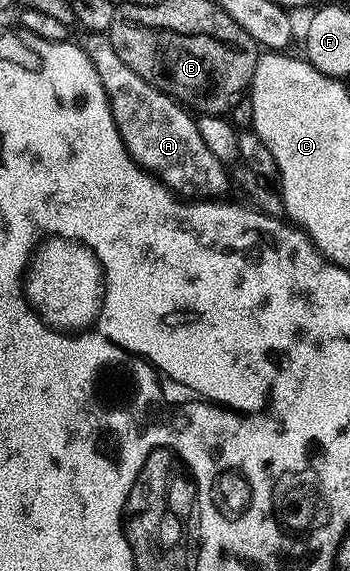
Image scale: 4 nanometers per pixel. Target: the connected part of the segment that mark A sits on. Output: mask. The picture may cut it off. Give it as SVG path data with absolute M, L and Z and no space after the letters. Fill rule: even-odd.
M89 33L87 39L89 42L84 42L83 48L86 53L88 53L91 63L95 67L95 71L99 71L99 81L103 83L103 87L107 91L107 99L109 100L109 106L111 107L111 113L115 119L115 125L119 131L119 135L123 139L123 143L127 147L127 151L132 155L132 157L137 160L138 165L142 165L149 173L152 173L153 176L159 178L165 186L174 193L180 195L185 199L217 199L222 196L221 193L225 188L229 189L230 174L227 172L226 166L221 160L218 159L215 155L211 155L211 151L207 148L207 143L203 143L203 135L199 135L199 127L197 126L196 120L190 115L190 112L183 108L174 98L170 97L168 93L165 93L162 89L157 89L151 83L147 83L139 75L135 75L135 71L131 71L131 67L127 67L127 63L123 63L123 59L119 59L119 55L115 55L113 50L113 45L109 41L108 36L105 33Z

